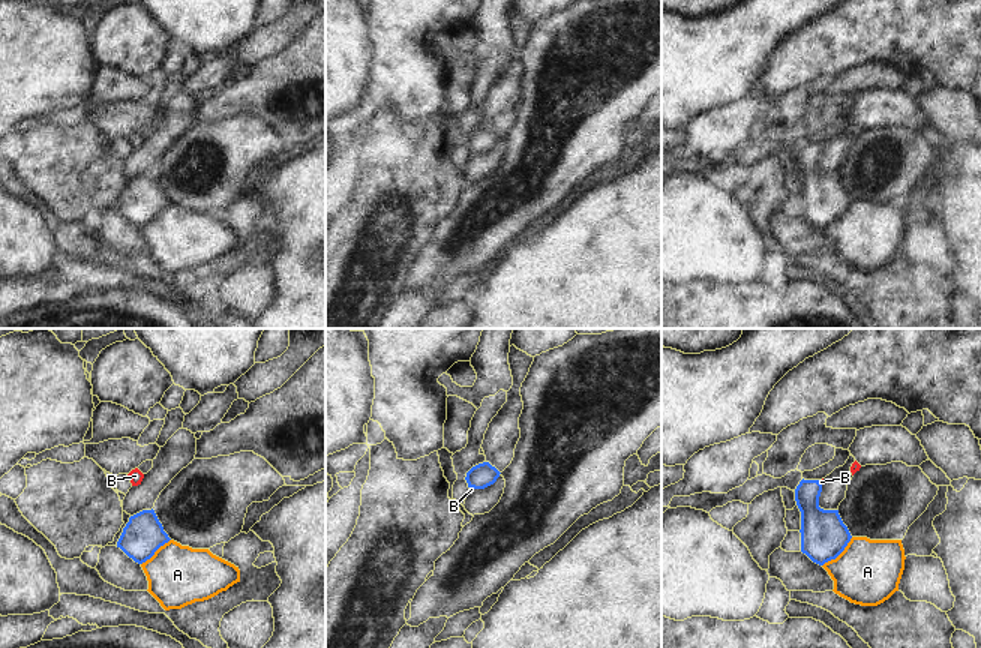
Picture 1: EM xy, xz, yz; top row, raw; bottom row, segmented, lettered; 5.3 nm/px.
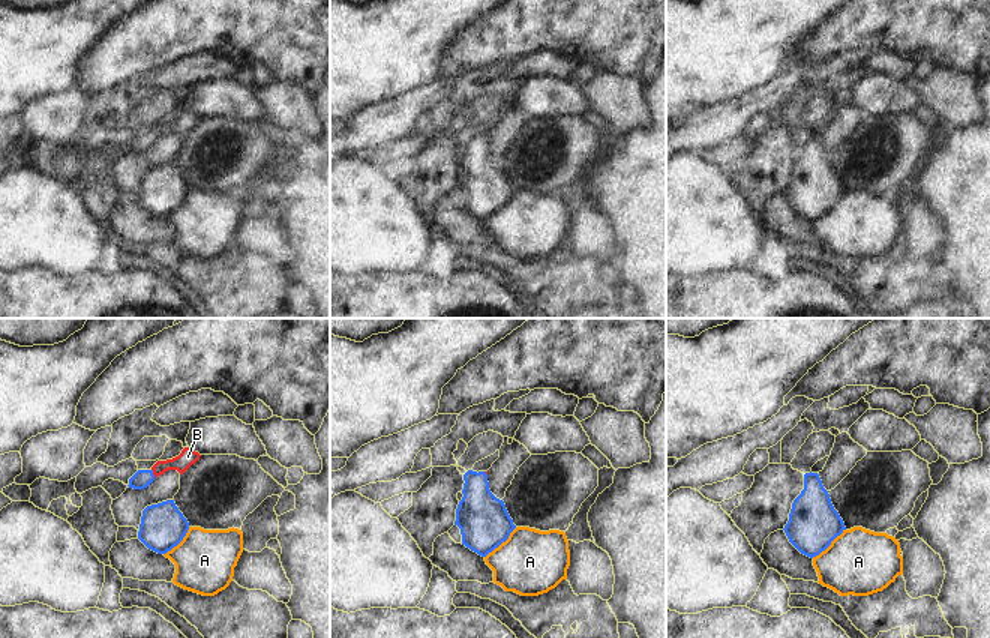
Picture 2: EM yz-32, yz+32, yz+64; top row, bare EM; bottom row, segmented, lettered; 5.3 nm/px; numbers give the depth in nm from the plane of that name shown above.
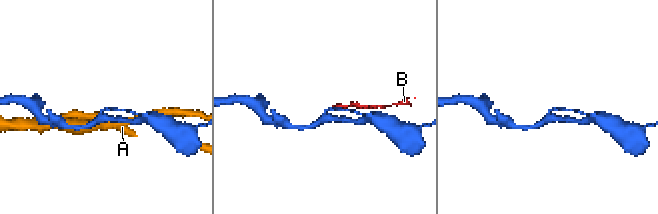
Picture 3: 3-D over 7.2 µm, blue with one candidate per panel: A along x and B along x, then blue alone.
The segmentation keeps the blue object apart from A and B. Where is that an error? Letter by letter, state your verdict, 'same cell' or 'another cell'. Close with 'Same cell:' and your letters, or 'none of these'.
A: another cell
B: same cell
Same cell: B

